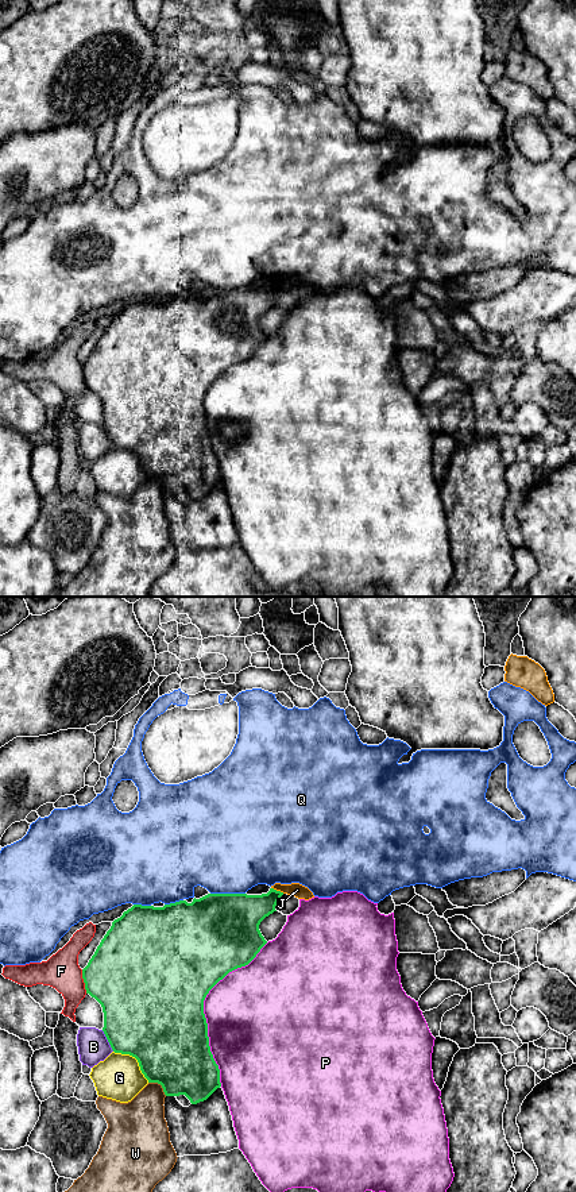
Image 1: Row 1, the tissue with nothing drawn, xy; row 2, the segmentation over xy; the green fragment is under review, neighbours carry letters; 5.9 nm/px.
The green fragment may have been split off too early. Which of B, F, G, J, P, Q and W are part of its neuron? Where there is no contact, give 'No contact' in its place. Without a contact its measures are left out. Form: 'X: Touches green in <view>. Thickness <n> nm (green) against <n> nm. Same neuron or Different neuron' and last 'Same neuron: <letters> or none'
B: Touches green in xy. Thickness 460 nm (green) against 190 nm. Different neuron
F: Touches green in xy. Thickness 440 nm (green) against 220 nm. Different neuron
G: Touches green in xy. Thickness 500 nm (green) against 280 nm. Different neuron
J: Touches green in xy. Thickness 220 nm (green) against 90 nm. Different neuron
P: Touches green in xy. Thickness 500 nm (green) against 480 nm. Different neuron
Q: Touches green in xy. Thickness 480 nm (green) against 500 nm. Different neuron
W: Touches green in xy. Thickness 460 nm (green) against 280 nm. Different neuron
Same neuron: none

